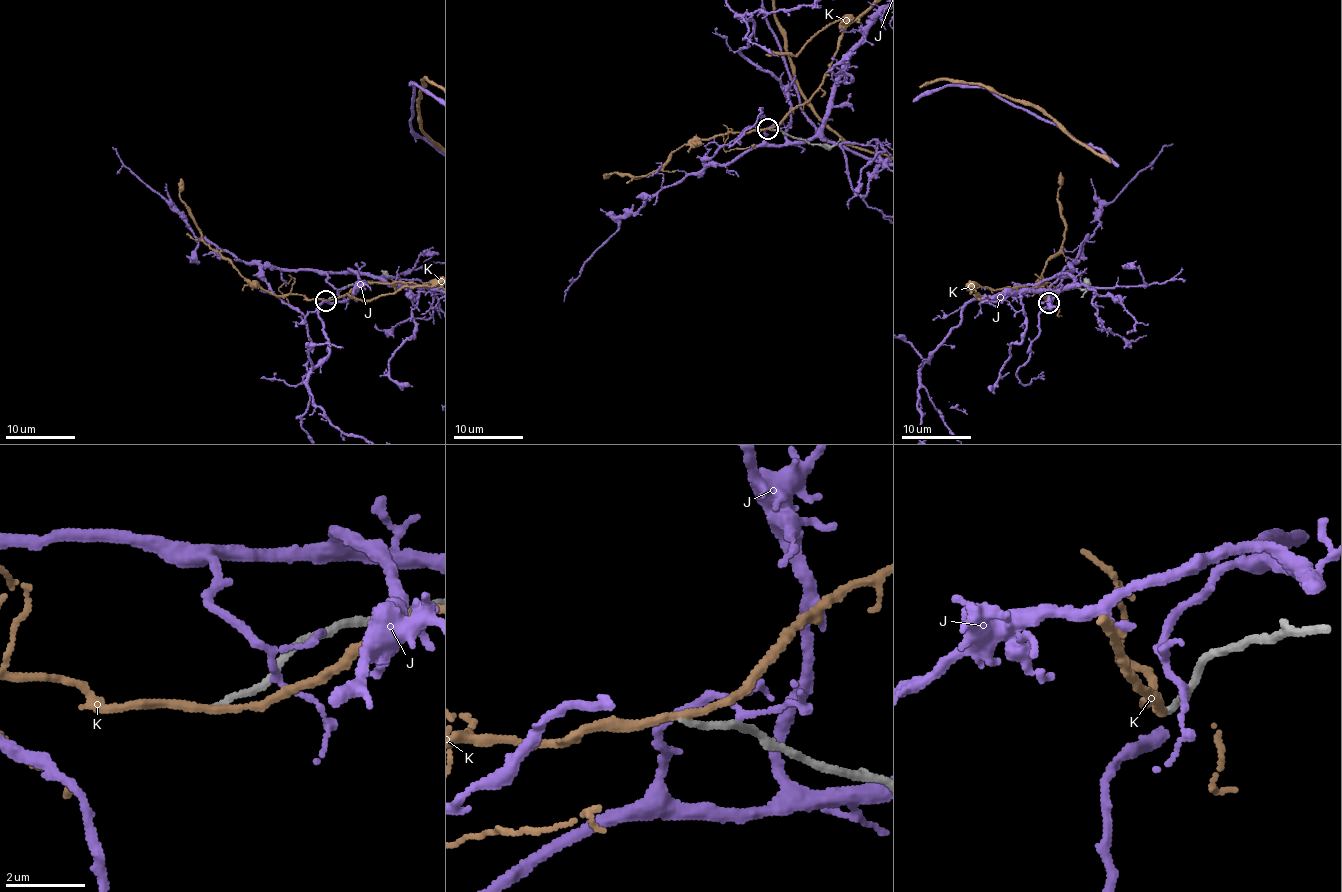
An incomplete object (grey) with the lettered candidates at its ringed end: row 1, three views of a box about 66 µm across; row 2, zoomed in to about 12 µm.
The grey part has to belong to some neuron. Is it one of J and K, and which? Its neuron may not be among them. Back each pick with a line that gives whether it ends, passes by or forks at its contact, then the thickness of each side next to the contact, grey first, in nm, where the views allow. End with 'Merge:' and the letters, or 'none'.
Merge: none

